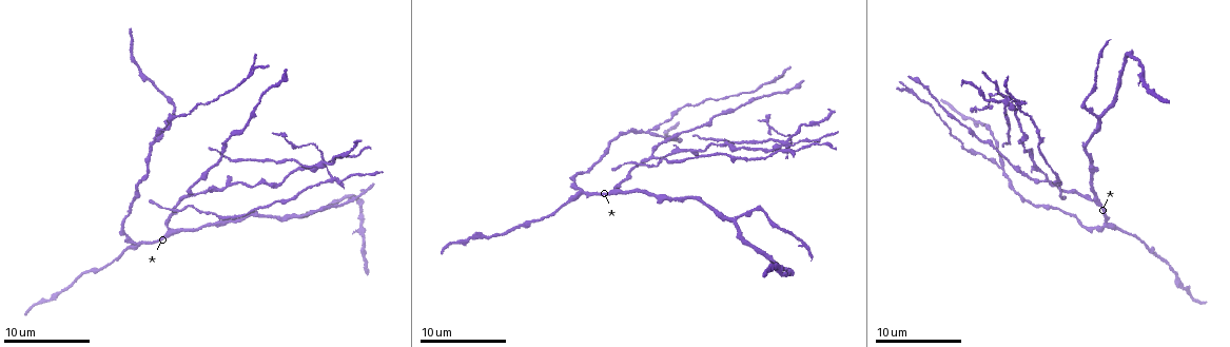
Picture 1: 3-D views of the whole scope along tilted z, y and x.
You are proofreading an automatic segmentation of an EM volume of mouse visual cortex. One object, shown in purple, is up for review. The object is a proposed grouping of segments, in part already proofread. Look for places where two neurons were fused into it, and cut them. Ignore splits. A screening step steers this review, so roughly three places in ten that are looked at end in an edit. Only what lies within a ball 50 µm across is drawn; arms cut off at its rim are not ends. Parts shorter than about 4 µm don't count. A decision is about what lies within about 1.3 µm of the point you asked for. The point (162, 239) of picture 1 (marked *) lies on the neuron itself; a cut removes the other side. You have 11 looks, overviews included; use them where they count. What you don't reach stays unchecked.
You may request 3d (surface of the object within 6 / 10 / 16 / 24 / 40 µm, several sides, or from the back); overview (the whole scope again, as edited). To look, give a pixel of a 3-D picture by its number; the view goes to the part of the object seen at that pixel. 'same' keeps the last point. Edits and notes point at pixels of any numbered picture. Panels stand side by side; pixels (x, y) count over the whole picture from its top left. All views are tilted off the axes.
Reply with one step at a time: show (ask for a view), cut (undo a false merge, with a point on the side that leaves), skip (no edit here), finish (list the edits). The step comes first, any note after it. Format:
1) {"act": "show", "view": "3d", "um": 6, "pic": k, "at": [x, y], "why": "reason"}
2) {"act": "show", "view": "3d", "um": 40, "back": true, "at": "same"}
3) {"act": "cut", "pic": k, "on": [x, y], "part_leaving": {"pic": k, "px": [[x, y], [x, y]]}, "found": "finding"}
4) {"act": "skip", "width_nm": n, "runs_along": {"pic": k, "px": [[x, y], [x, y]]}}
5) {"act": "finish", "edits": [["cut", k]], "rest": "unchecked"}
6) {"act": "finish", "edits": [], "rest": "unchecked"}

{"act": "show", "view": "3d", "um": 10, "pic": 1, "at": [170, 230], "why": "a fork"}

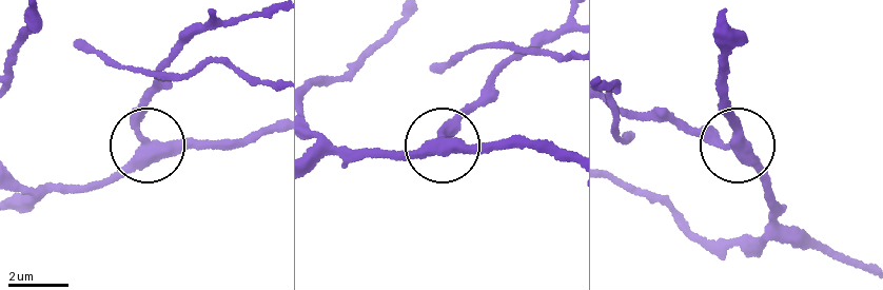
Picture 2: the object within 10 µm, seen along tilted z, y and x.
{"act": "show", "view": "3d", "um": 6, "pic": 2, "at": [443, 140]}

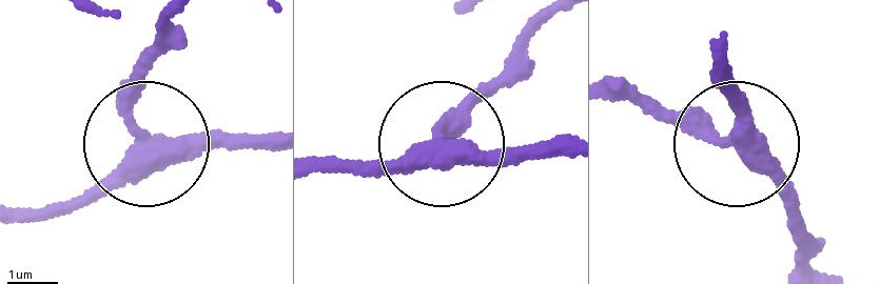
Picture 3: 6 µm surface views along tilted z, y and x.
{"act": "skip", "width_nm": 340, "runs_along": {"pic": 3, "px": [[781, 190], [734, 132], [720, 74]]}, "found": "one neuron here"}

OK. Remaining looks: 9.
{"act": "show", "view": "3d", "um": 16, "pic": 1, "at": [138, 246], "why": "arms part here"}

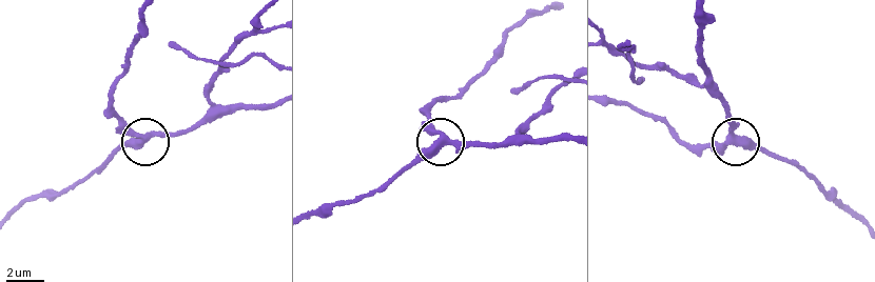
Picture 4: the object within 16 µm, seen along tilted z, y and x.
{"act": "skip", "arms": 3, "runs_along": {"pic": 4, "px": [[491, 143], [462, 148], [442, 142], [428, 145], [395, 177]]}, "found": "one neuron here"}

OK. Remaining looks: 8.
{"act": "show", "view": "3d", "um": 16, "pic": 1, "at": [155, 137]}

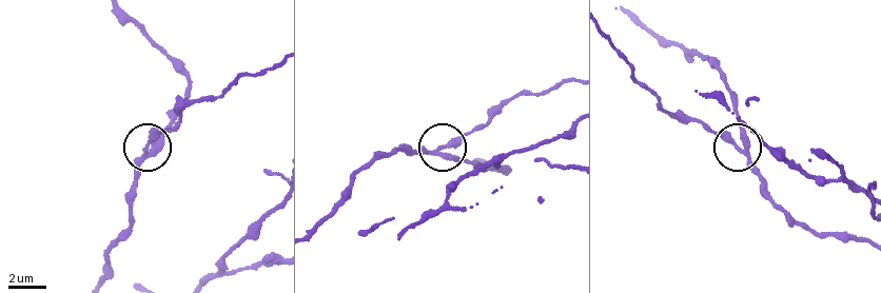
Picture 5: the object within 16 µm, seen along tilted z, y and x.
{"act": "cut", "pic": 5, "on": [158, 131], "part_leaving": {"pic": 5, "px": [[149, 152], [188, 105], [217, 97], [243, 77], [275, 69]]}, "found": "two neurons meet here"}

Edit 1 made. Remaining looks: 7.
{"act": "show", "view": "3d", "um": 6, "pic": 1, "at": [1008, 97], "why": "four or more arms meet"}

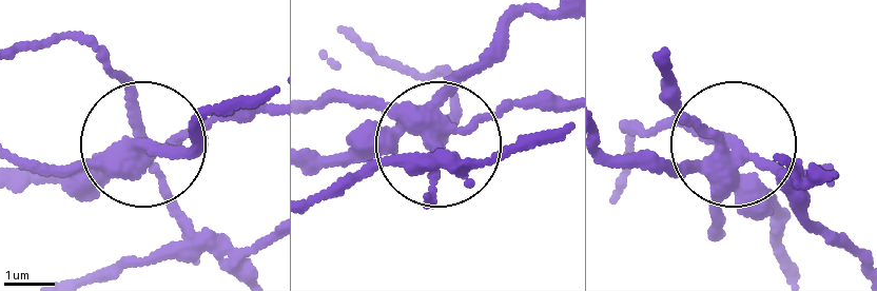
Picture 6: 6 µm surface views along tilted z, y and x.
{"act": "cut", "pic": 6, "on": [53, 166], "part_leaving": {"pic": 6, "px": [[723, 176], [759, 168], [860, 259]]}, "found": "a second neuron is stuck on"}

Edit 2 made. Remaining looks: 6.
{"act": "show", "view": "overview"}

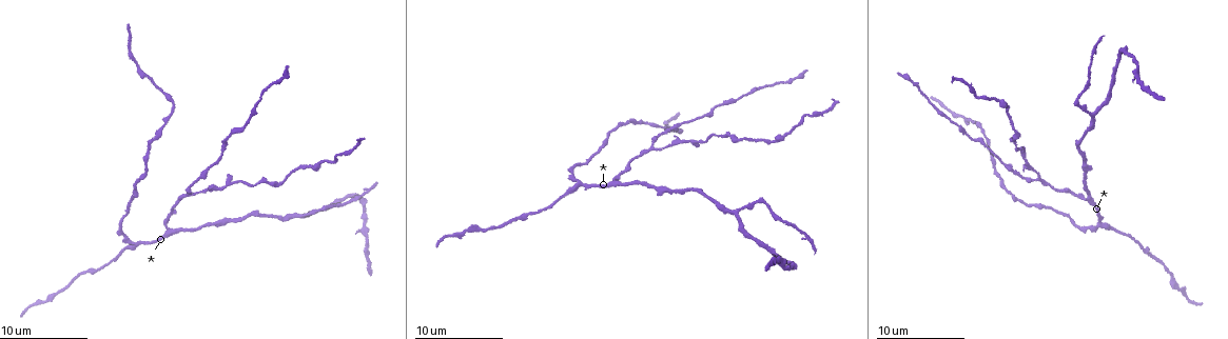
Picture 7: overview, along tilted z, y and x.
{"act": "show", "view": "3d", "um": 10, "pic": 7, "at": [1096, 113], "why": "a fork"}

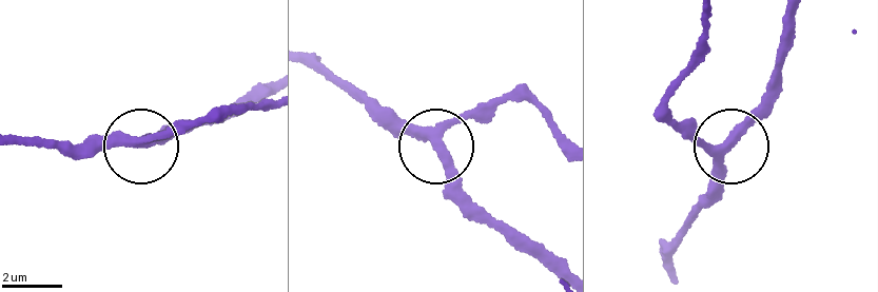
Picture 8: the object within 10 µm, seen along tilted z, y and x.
{"act": "skip", "runs_along": {"pic": 8, "px": [[19, 140], [67, 150], [133, 148], [222, 120]]}, "found": "one neuron here"}

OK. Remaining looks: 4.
{"act": "finish", "edits": [["cut", 5], ["cut", 6]], "rest": "unchecked"}

